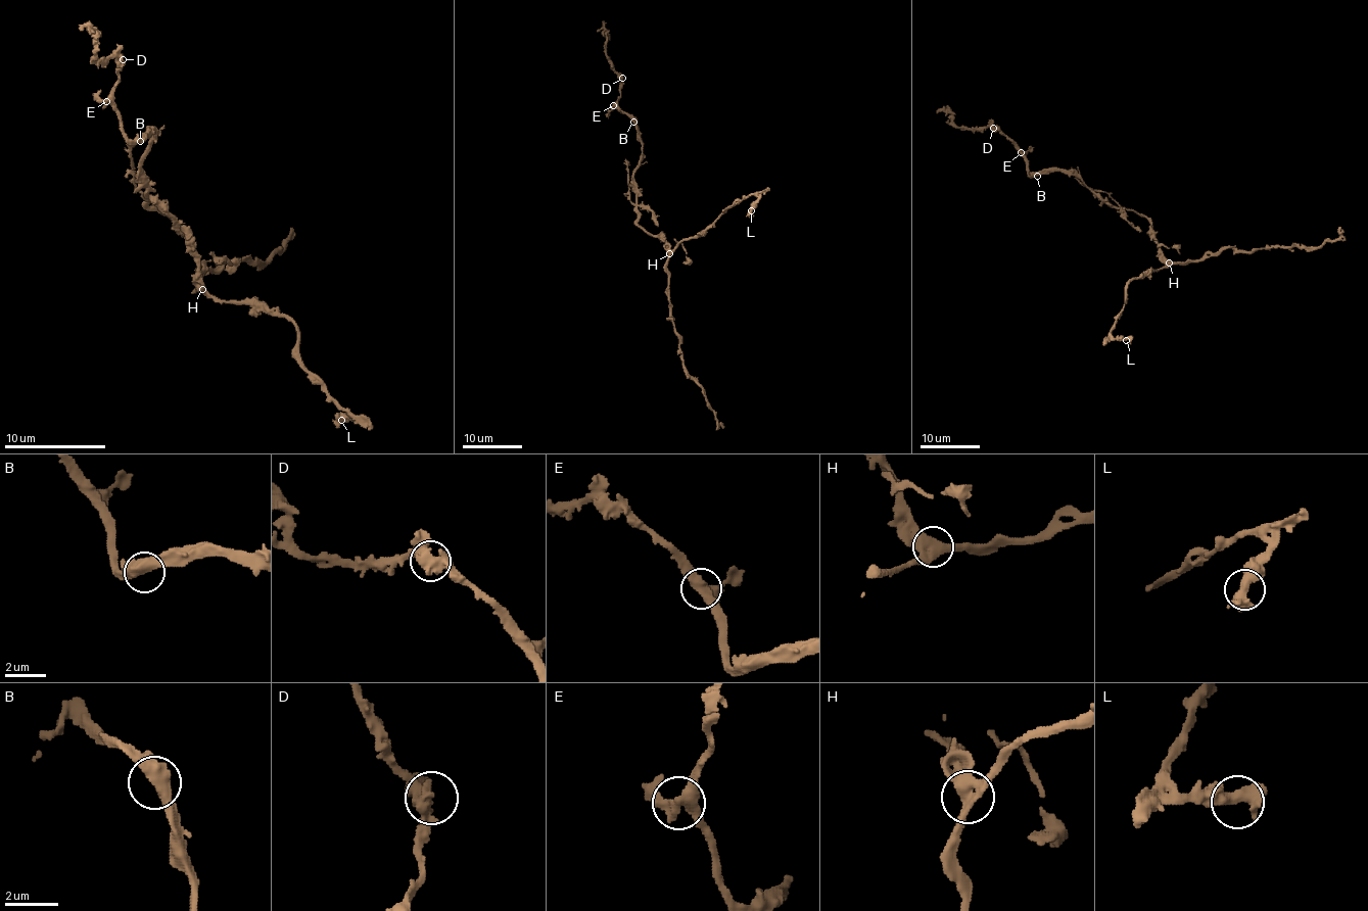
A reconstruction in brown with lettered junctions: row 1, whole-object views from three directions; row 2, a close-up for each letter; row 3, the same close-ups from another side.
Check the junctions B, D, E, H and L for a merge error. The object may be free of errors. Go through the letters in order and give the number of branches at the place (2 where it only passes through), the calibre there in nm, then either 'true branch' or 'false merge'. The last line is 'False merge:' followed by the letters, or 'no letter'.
B: branches 3; calibre 440 nm; true branch
D: branches 3; calibre 440 nm; true branch
E: branches 3; calibre 420 nm; true branch
H: branches 3; calibre 440 nm; true branch
L: branches 3; calibre 420 nm; true branch
False merge: no letter

